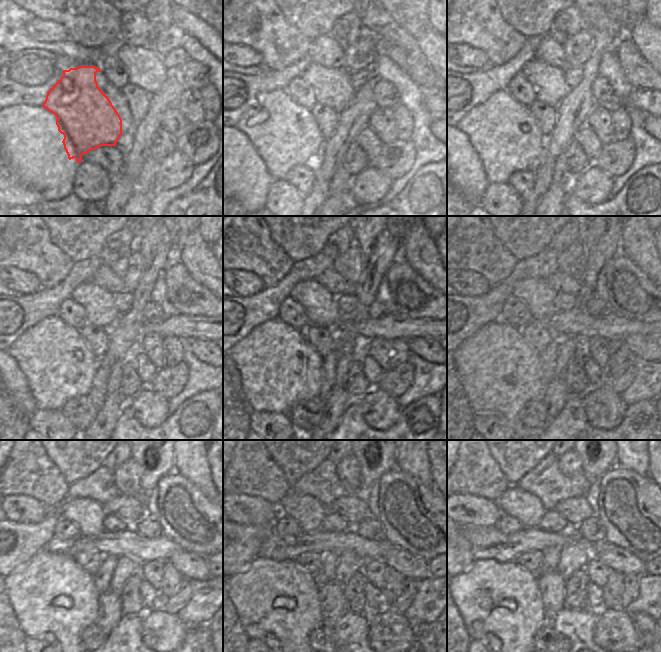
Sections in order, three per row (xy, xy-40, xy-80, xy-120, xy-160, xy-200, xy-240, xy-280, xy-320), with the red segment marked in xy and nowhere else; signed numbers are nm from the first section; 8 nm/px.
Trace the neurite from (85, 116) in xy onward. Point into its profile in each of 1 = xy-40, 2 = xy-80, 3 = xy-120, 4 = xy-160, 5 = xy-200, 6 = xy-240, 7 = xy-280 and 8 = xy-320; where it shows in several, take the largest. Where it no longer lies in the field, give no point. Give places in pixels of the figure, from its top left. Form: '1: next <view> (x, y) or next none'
1: next xy-40 (284, 134)
2: next xy-80 (503, 132)
3: next xy-120 (58, 364)
4: next xy-160 (278, 369)
5: next xy-200 (500, 372)
6: next xy-240 (50, 594)
7: next xy-280 (280, 599)
8: next xy-320 (501, 599)

